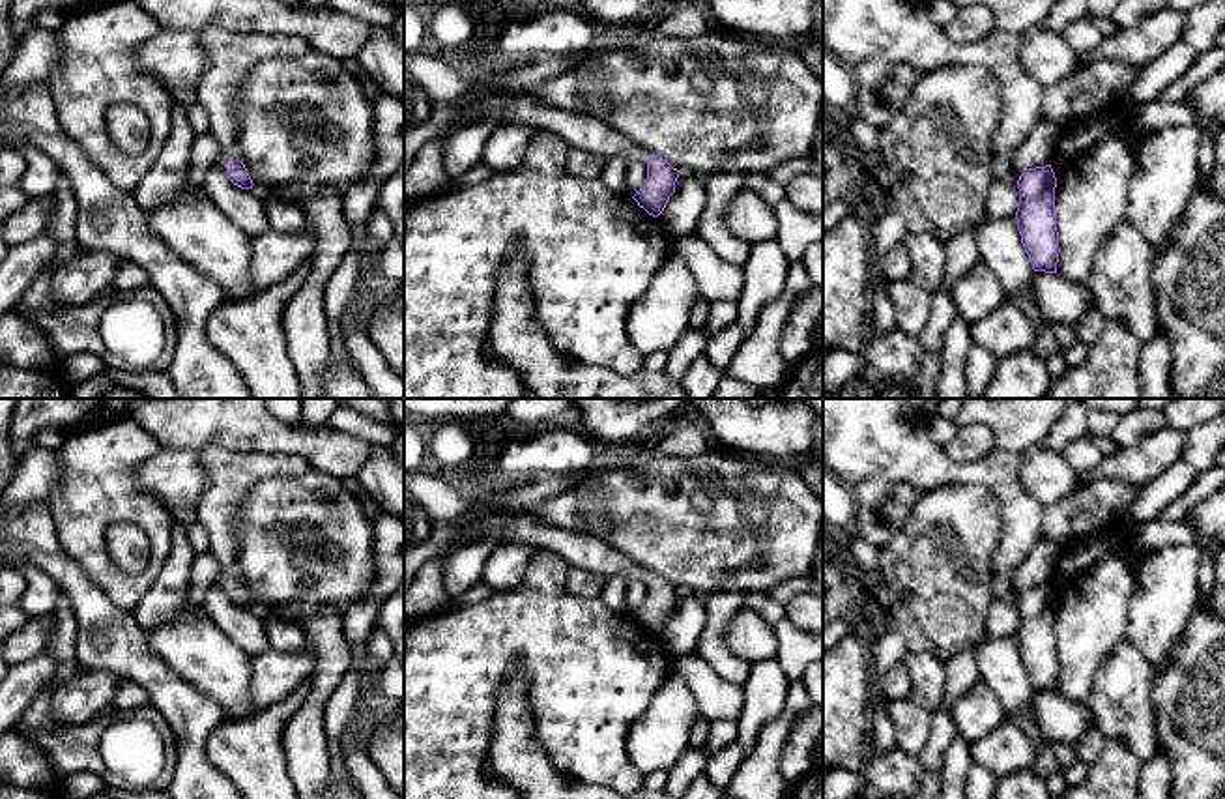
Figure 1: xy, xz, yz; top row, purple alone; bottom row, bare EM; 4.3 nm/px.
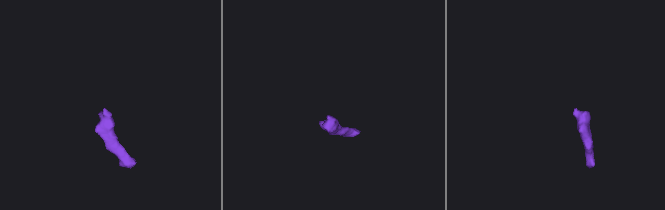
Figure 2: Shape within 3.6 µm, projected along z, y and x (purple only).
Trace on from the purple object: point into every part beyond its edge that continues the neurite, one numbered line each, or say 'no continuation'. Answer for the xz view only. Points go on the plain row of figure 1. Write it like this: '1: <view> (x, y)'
1: xz (425, 595)

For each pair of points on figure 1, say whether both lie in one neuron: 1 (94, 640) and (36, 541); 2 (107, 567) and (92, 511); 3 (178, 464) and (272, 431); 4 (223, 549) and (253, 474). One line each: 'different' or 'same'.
1: same
2: same
3: different
4: same

